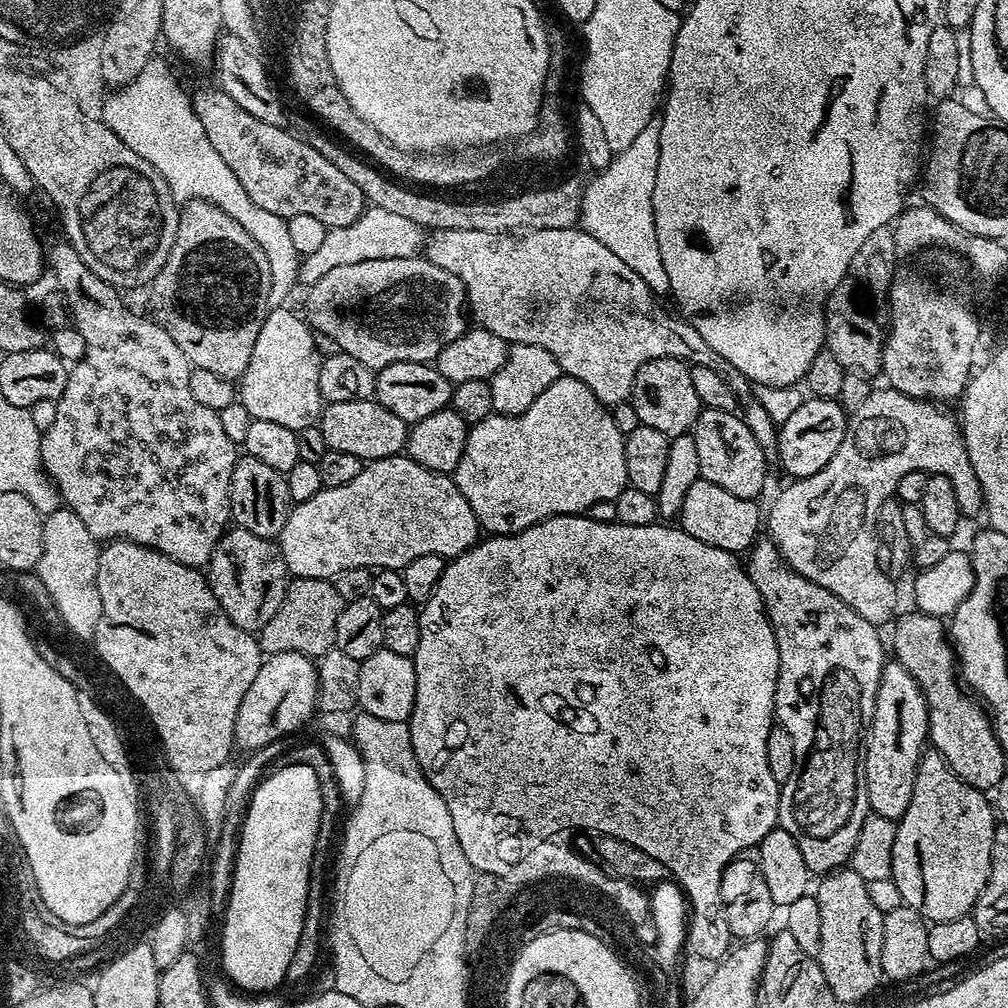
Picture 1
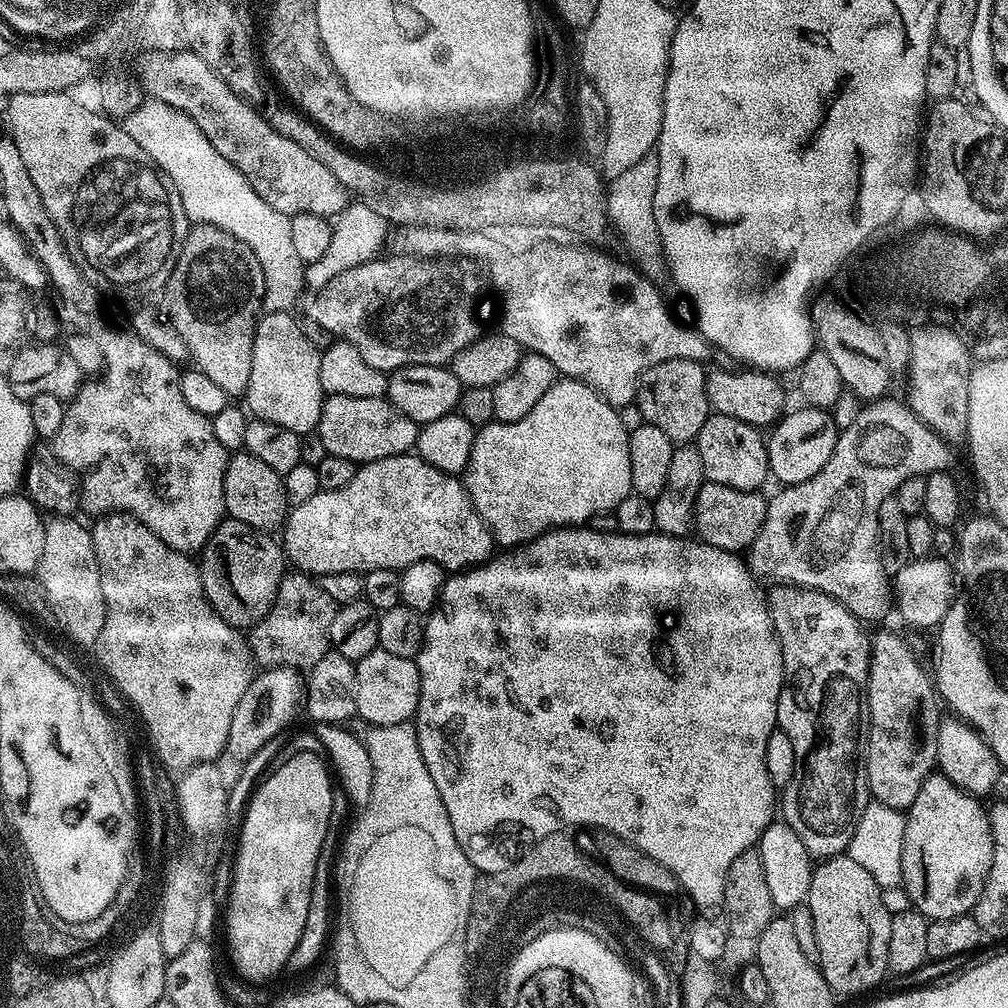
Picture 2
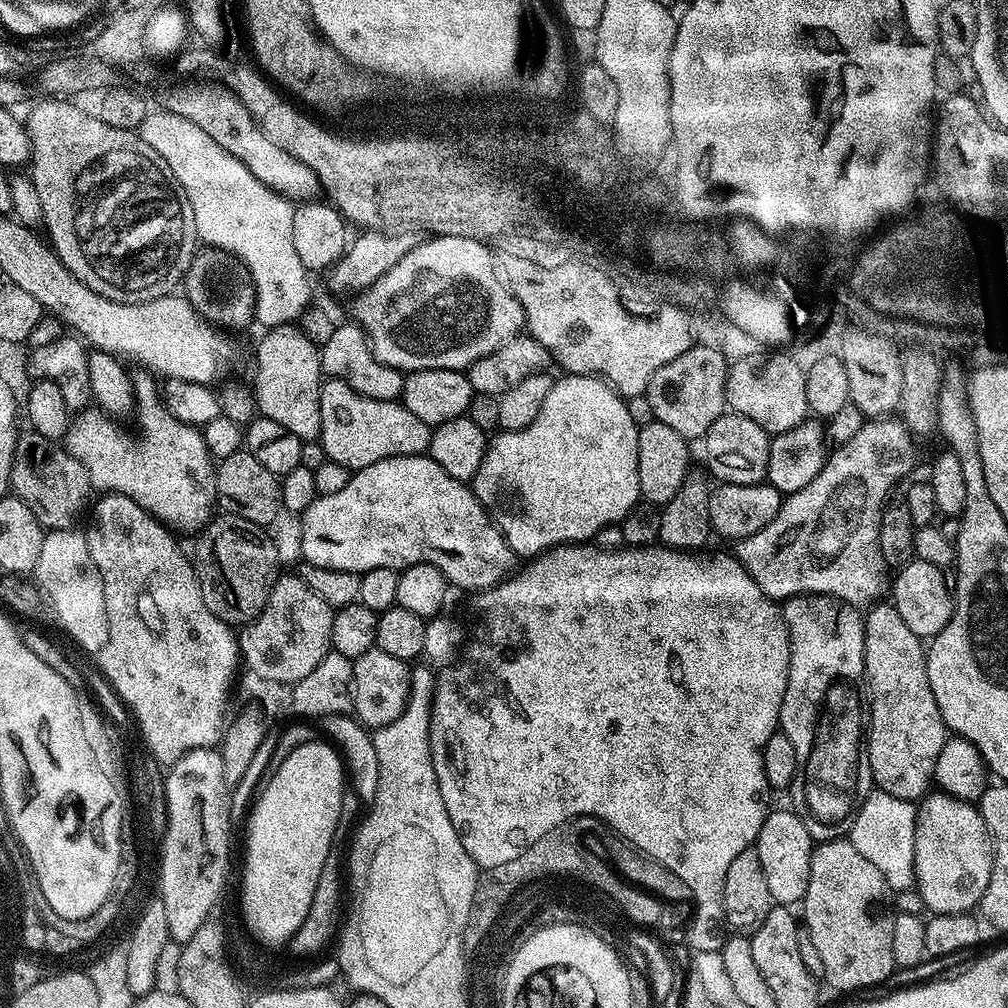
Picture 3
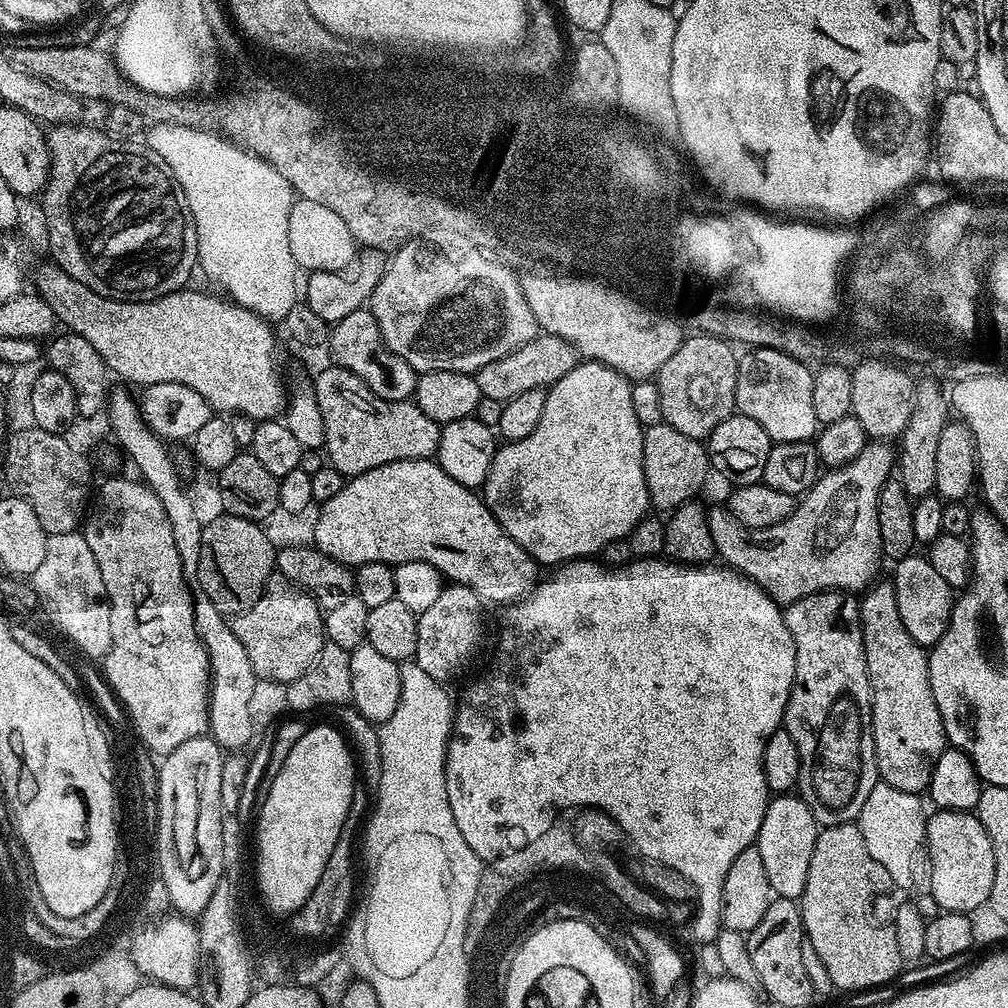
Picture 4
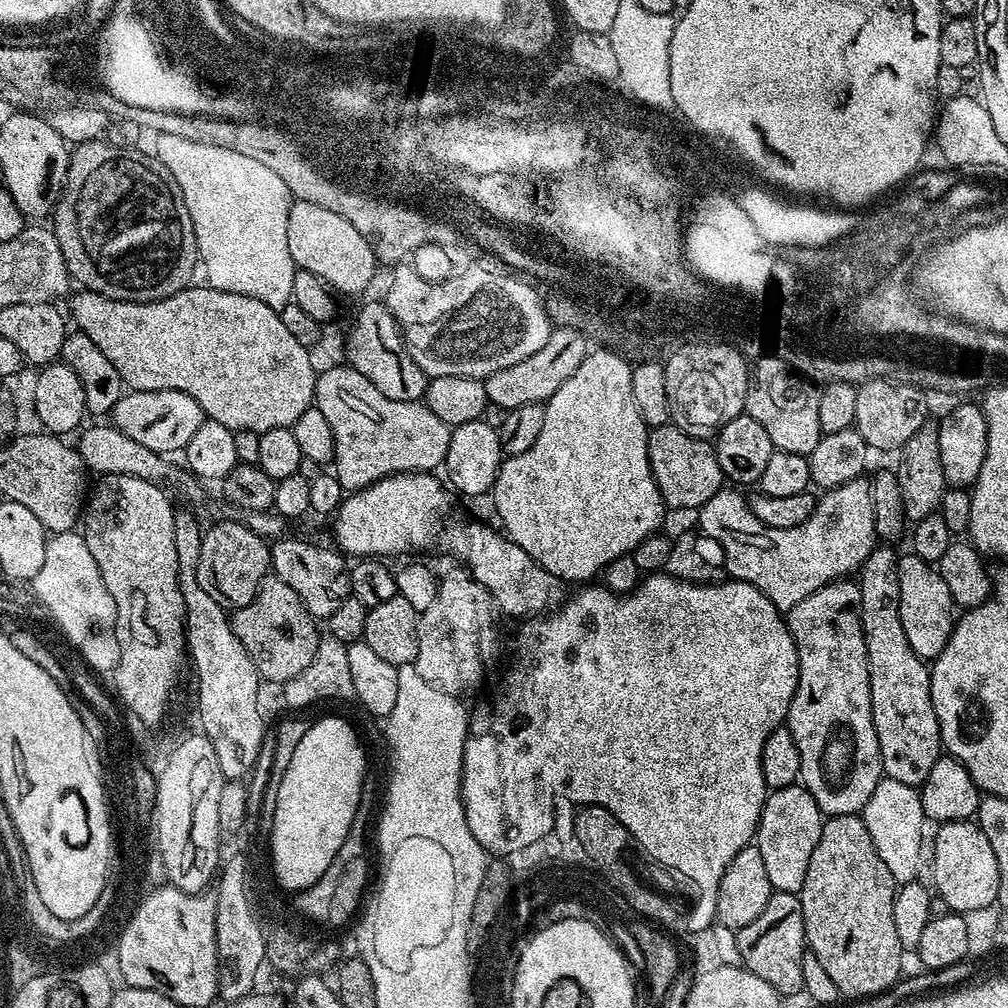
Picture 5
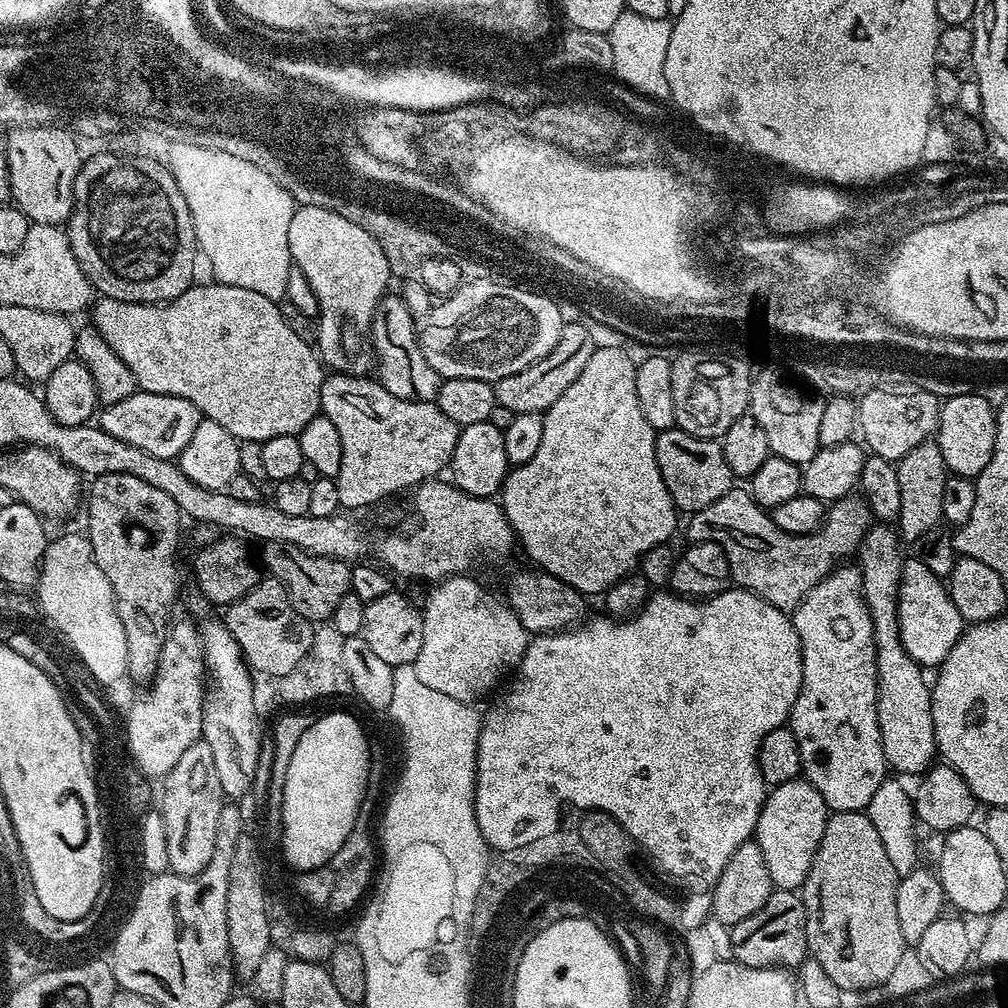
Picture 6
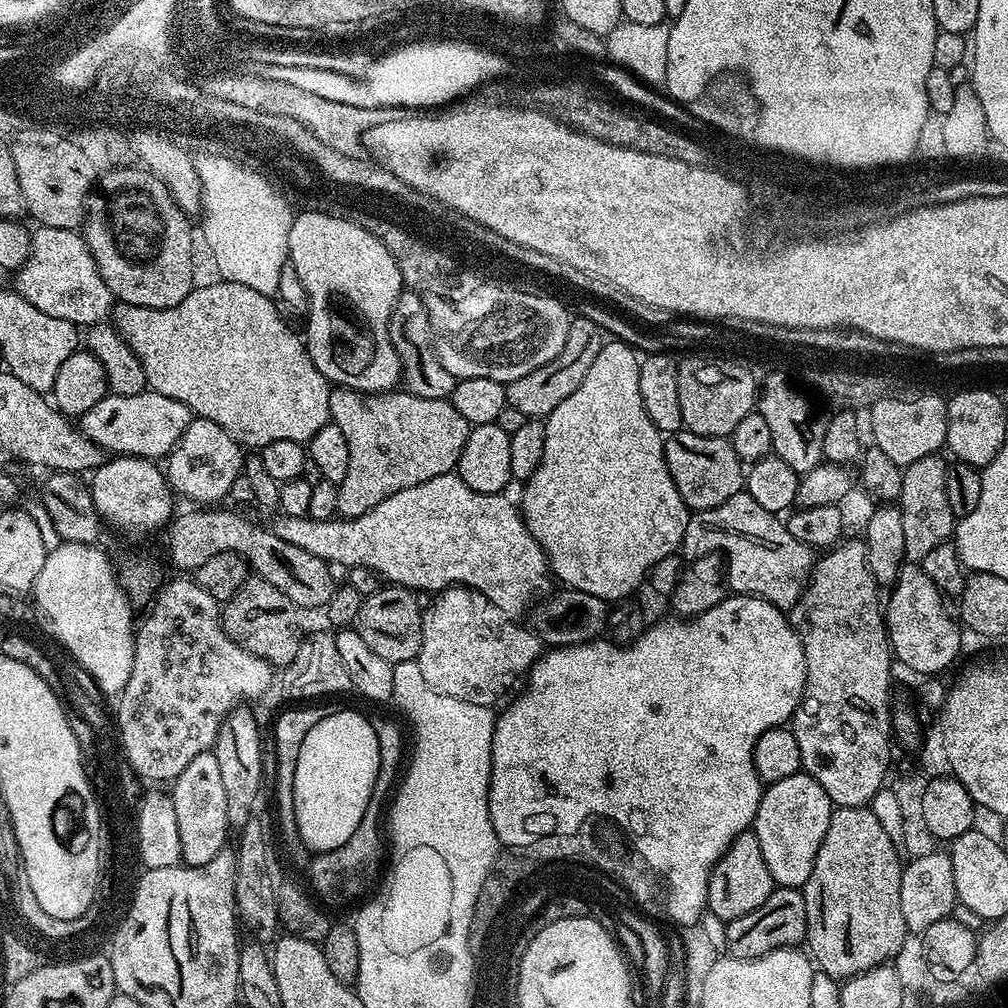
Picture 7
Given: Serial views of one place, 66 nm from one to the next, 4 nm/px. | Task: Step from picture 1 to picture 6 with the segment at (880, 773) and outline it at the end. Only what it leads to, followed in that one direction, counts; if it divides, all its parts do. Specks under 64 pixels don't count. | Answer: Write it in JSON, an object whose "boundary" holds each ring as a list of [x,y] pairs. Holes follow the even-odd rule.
{"boundary":[[[876,522],[864,535],[858,549],[858,567],[862,574],[862,590],[874,622],[876,647],[876,677],[878,678],[878,726],[882,734],[884,758],[893,773],[927,773],[937,759],[934,718],[932,717],[932,690],[925,669],[906,654],[898,626],[898,590],[906,553],[900,549],[902,537],[888,522]]]}

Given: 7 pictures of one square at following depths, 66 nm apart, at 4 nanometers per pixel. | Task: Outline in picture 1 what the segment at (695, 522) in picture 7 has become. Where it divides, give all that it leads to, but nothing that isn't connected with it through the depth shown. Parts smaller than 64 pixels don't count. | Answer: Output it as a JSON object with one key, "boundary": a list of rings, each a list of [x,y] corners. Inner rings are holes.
{"boundary":[[[881,386],[877,392],[876,389],[869,391],[862,406],[851,413],[848,433],[846,438],[842,438],[842,446],[838,446],[834,458],[830,458],[818,474],[801,480],[793,479],[792,485],[781,490],[772,509],[766,512],[767,535],[780,549],[780,556],[788,561],[788,566],[810,582],[830,590],[830,594],[842,598],[850,610],[862,614],[866,622],[877,626],[884,626],[888,619],[891,621],[897,615],[898,588],[892,585],[895,584],[893,577],[888,576],[878,562],[876,526],[882,502],[896,495],[898,478],[911,472],[947,476],[954,486],[961,517],[968,518],[984,512],[982,486],[968,457],[961,425],[957,417],[955,420],[944,408],[947,407],[931,400],[919,400],[902,394],[897,388]]]}

